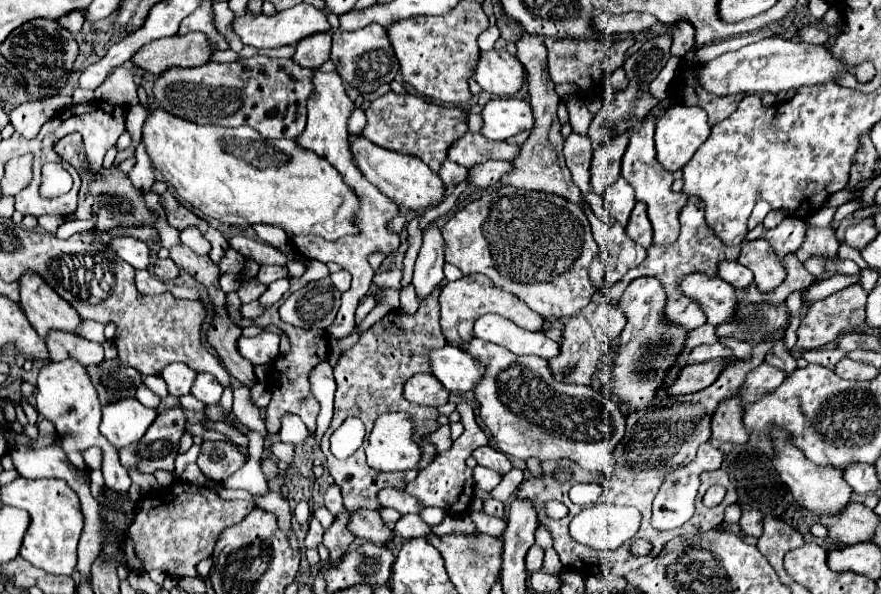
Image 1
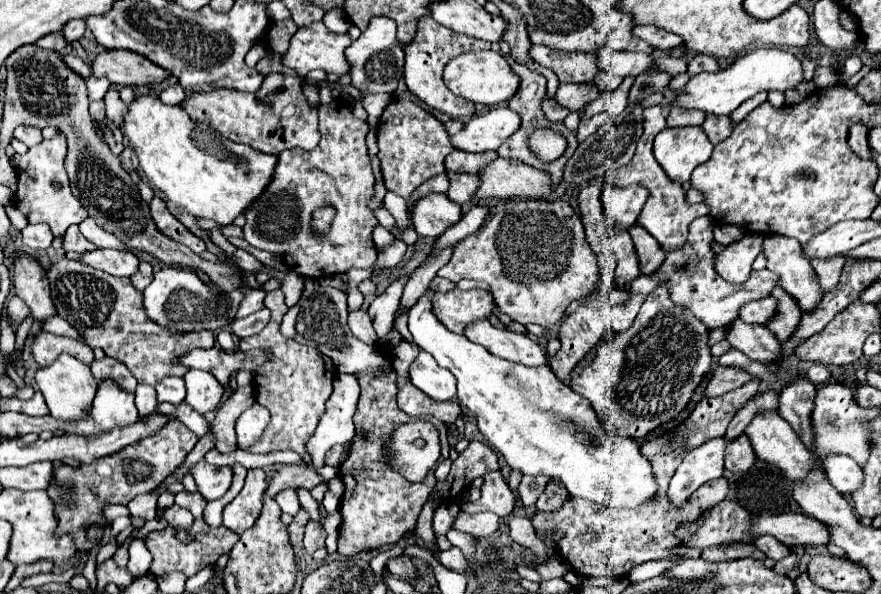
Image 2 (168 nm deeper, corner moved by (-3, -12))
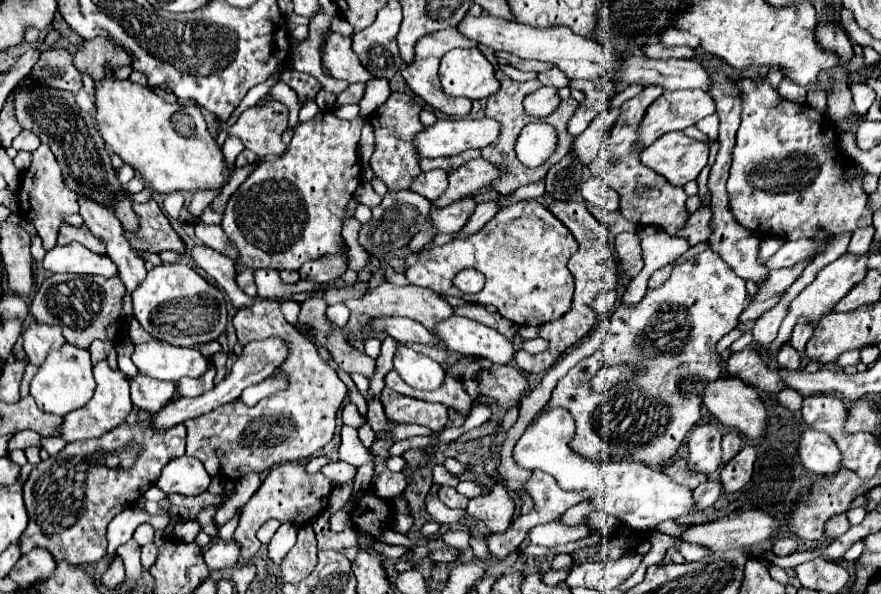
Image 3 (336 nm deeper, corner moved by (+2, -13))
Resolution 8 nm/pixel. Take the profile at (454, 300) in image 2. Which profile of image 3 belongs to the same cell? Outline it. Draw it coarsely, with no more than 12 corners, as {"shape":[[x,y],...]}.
{"shape":[[389,280],[347,300],[353,314],[407,316],[433,328],[453,308],[433,290]]}

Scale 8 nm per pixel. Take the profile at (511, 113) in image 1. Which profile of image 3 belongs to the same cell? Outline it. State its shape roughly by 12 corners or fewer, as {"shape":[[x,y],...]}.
{"shape":[[439,118],[413,140],[419,158],[485,148],[493,118]]}

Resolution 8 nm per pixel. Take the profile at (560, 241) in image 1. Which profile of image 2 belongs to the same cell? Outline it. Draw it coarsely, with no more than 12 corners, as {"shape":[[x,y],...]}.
{"shape":[[508,199],[438,277],[552,329],[600,281],[570,203]]}

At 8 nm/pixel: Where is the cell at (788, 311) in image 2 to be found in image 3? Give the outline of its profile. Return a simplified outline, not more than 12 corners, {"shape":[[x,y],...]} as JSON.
{"shape":[[789,344],[779,350],[775,362],[785,370],[801,368],[801,354]]}

